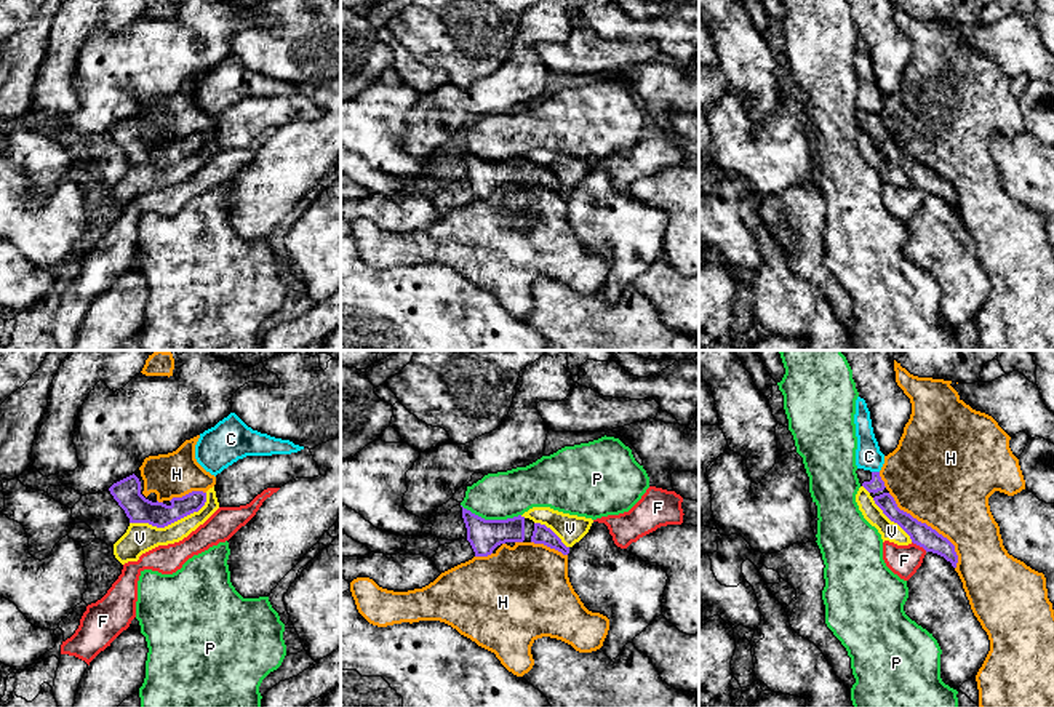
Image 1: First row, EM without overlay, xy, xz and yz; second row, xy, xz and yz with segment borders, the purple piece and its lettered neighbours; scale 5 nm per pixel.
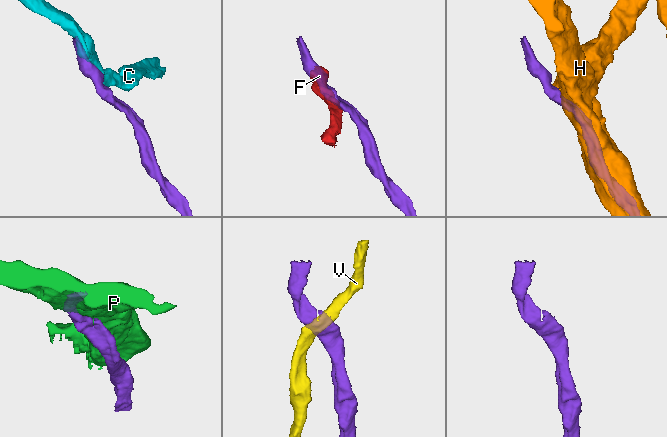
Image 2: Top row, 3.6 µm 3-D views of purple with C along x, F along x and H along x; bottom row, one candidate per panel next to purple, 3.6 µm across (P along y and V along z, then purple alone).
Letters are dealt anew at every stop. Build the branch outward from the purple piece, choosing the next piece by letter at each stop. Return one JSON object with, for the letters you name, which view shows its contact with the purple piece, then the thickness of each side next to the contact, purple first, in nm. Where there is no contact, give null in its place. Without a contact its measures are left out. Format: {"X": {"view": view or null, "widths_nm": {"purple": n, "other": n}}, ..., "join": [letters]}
{"join": []}

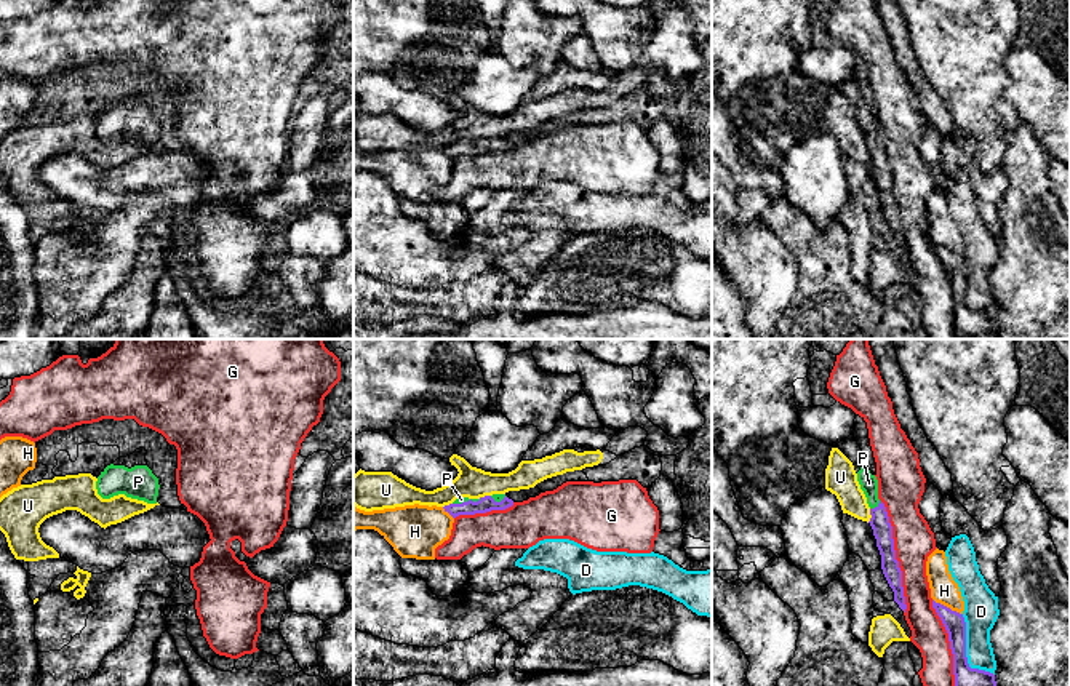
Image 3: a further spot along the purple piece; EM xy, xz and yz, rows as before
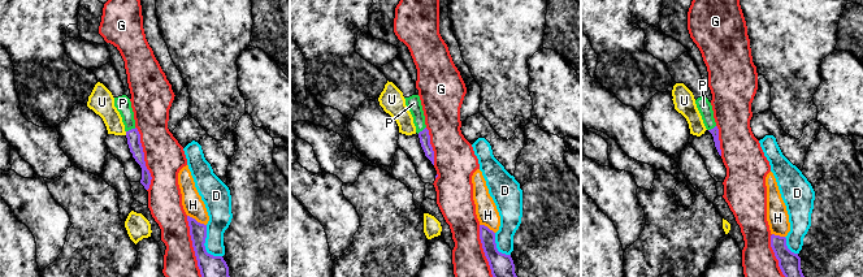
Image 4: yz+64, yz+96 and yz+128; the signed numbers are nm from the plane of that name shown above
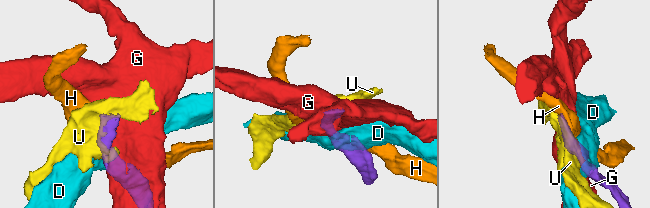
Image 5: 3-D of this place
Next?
{"P": {"view": "yz", "widths_nm": {"purple": 100, "other": 90}}, "join": ["P"]}

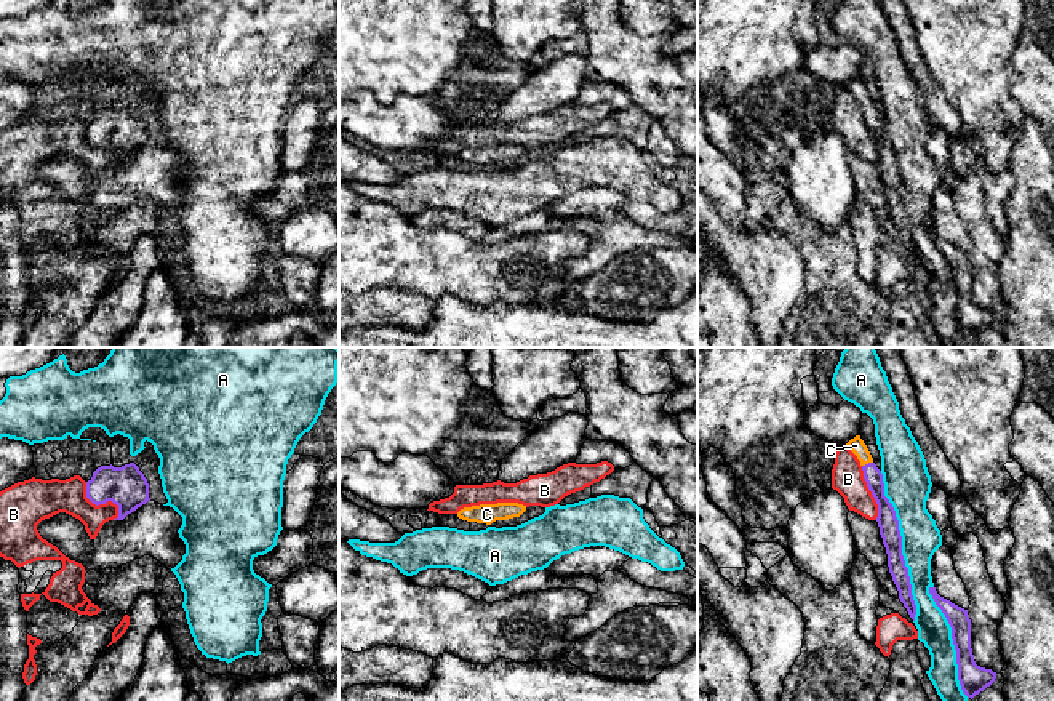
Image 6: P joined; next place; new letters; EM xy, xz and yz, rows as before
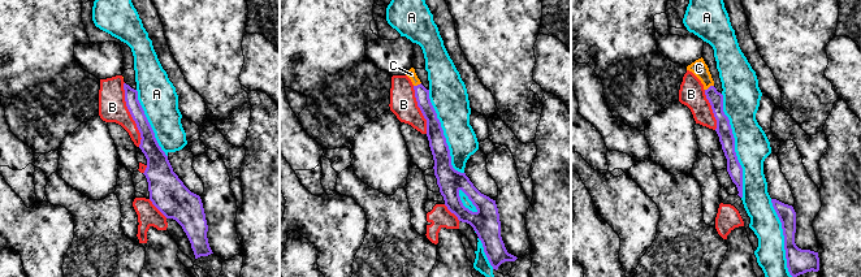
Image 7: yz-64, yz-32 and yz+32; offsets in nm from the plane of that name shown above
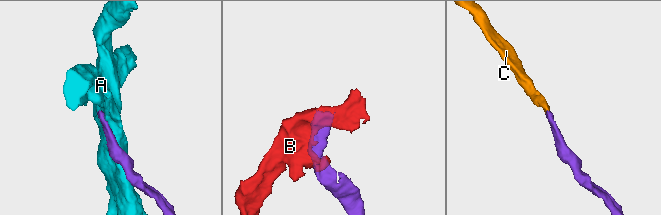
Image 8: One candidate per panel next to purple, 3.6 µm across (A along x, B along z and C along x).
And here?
{"C": {"view": "yz", "widths_nm": {"purple": 90, "other": 80}}, "join": ["C"]}

